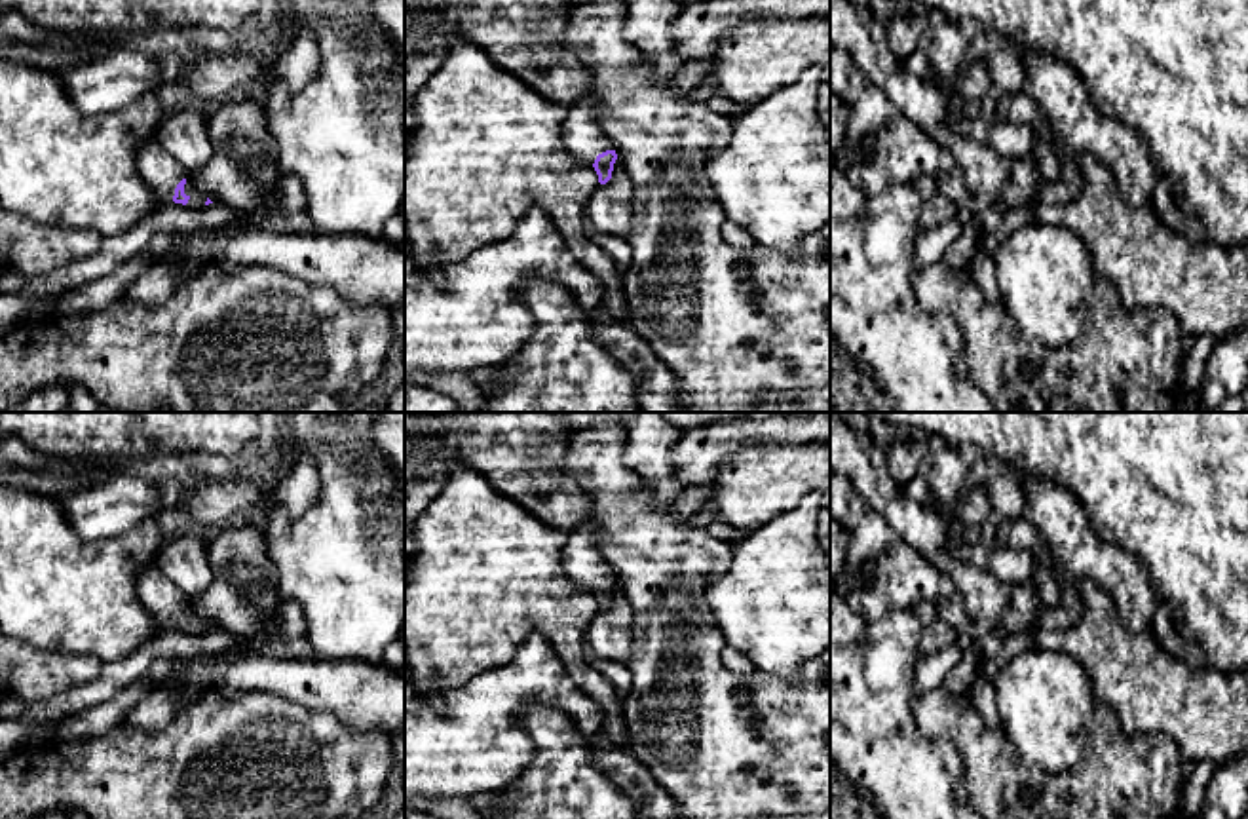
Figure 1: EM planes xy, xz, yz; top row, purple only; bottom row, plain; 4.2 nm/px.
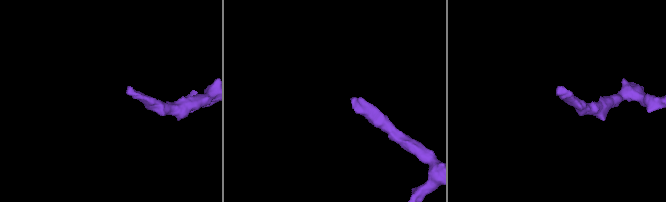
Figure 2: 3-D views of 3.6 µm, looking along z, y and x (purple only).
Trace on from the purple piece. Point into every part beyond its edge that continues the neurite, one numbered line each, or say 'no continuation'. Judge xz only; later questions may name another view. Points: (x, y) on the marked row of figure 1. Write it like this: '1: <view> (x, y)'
1: xz (586, 139)

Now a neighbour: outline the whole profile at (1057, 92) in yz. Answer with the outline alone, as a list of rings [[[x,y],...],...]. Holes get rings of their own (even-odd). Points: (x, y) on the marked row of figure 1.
[[[1026,49],[1020,93],[1068,150],[1085,152],[1106,165],[1128,207],[1151,200],[1157,173],[1142,137],[1094,106],[1081,76],[1064,61]]]

